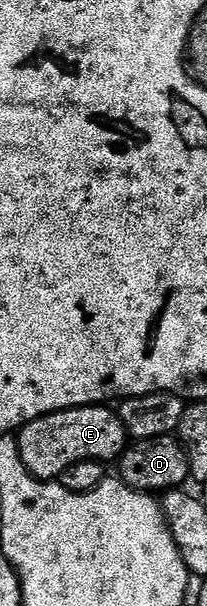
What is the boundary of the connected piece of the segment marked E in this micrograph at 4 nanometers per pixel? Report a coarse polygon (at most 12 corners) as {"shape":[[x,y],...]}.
{"shape":[[107,405],[55,411],[17,438],[35,478],[118,460],[129,436]]}

